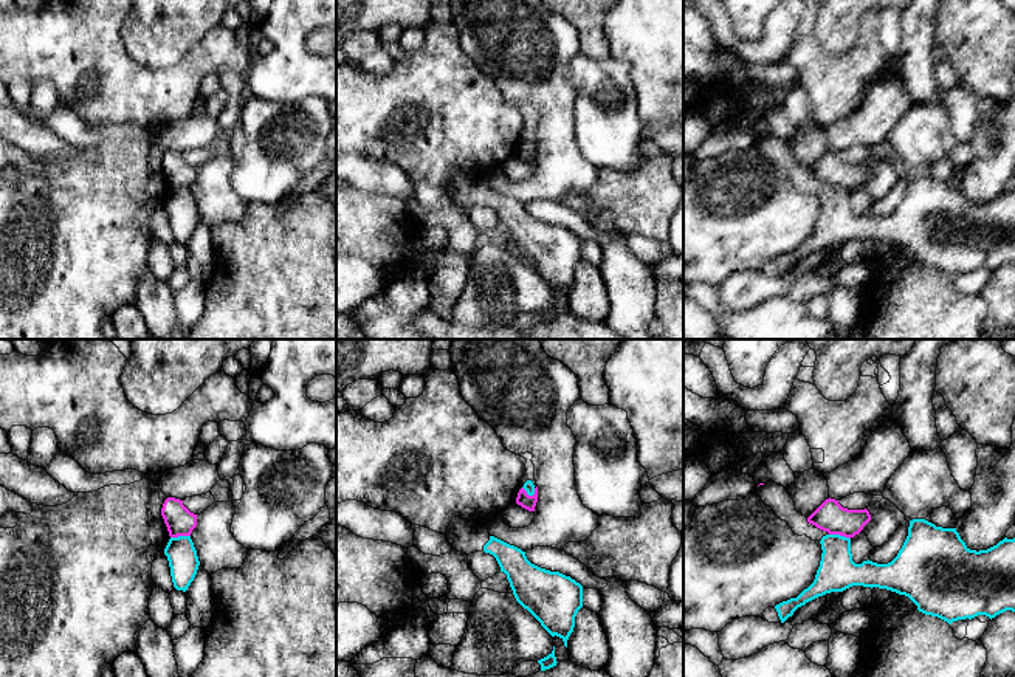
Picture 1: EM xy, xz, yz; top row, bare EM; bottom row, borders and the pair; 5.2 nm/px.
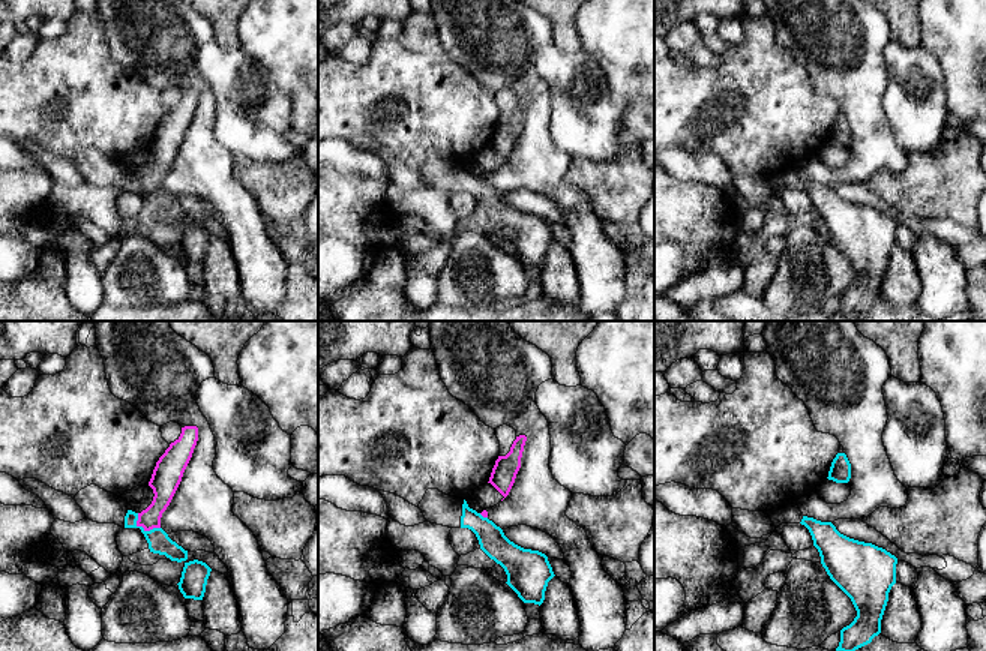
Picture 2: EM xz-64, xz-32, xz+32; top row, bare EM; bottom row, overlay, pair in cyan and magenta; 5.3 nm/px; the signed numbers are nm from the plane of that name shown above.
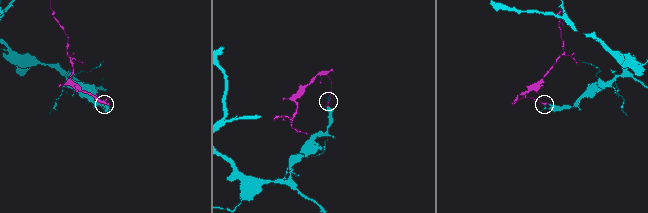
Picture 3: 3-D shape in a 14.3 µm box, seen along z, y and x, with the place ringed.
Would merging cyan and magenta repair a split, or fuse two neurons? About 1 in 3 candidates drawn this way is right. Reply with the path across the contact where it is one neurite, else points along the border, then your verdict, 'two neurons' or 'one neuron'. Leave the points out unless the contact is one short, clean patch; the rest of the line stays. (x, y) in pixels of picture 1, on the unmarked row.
two neurons

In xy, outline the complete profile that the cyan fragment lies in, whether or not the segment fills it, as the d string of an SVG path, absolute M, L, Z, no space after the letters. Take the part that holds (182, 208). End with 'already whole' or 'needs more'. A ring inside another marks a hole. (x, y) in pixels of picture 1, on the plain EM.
M191 189L170 191L164 208L169 214L174 240L186 245L200 218Z | already whole

